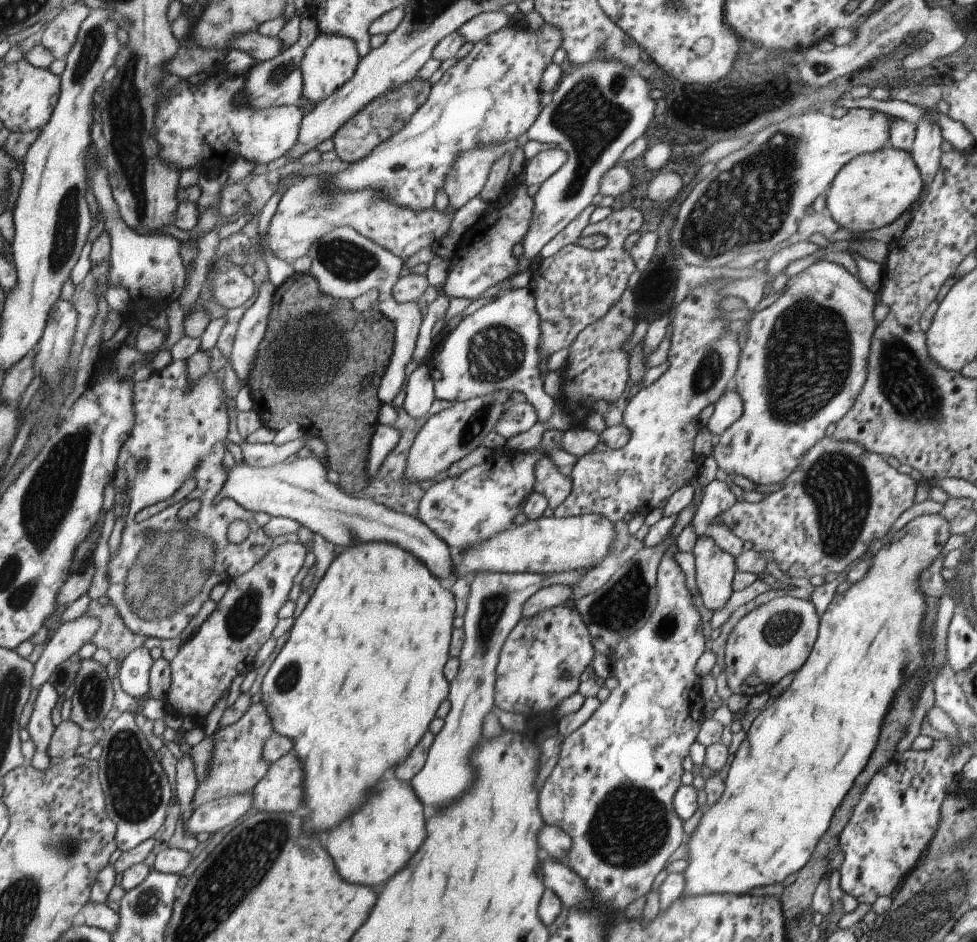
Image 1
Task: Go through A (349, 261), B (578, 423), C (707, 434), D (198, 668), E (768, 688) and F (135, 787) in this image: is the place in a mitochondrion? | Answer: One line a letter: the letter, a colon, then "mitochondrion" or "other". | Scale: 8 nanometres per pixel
A: mitochondrion
B: other
C: other
D: other
E: other
F: mitochondrion

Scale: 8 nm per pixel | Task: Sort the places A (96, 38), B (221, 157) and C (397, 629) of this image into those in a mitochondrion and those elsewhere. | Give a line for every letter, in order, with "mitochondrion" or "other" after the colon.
A: mitochondrion
B: other
C: other

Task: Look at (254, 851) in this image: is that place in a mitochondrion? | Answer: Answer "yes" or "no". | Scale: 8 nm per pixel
yes

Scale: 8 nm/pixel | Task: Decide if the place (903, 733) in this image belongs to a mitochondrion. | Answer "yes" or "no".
no

